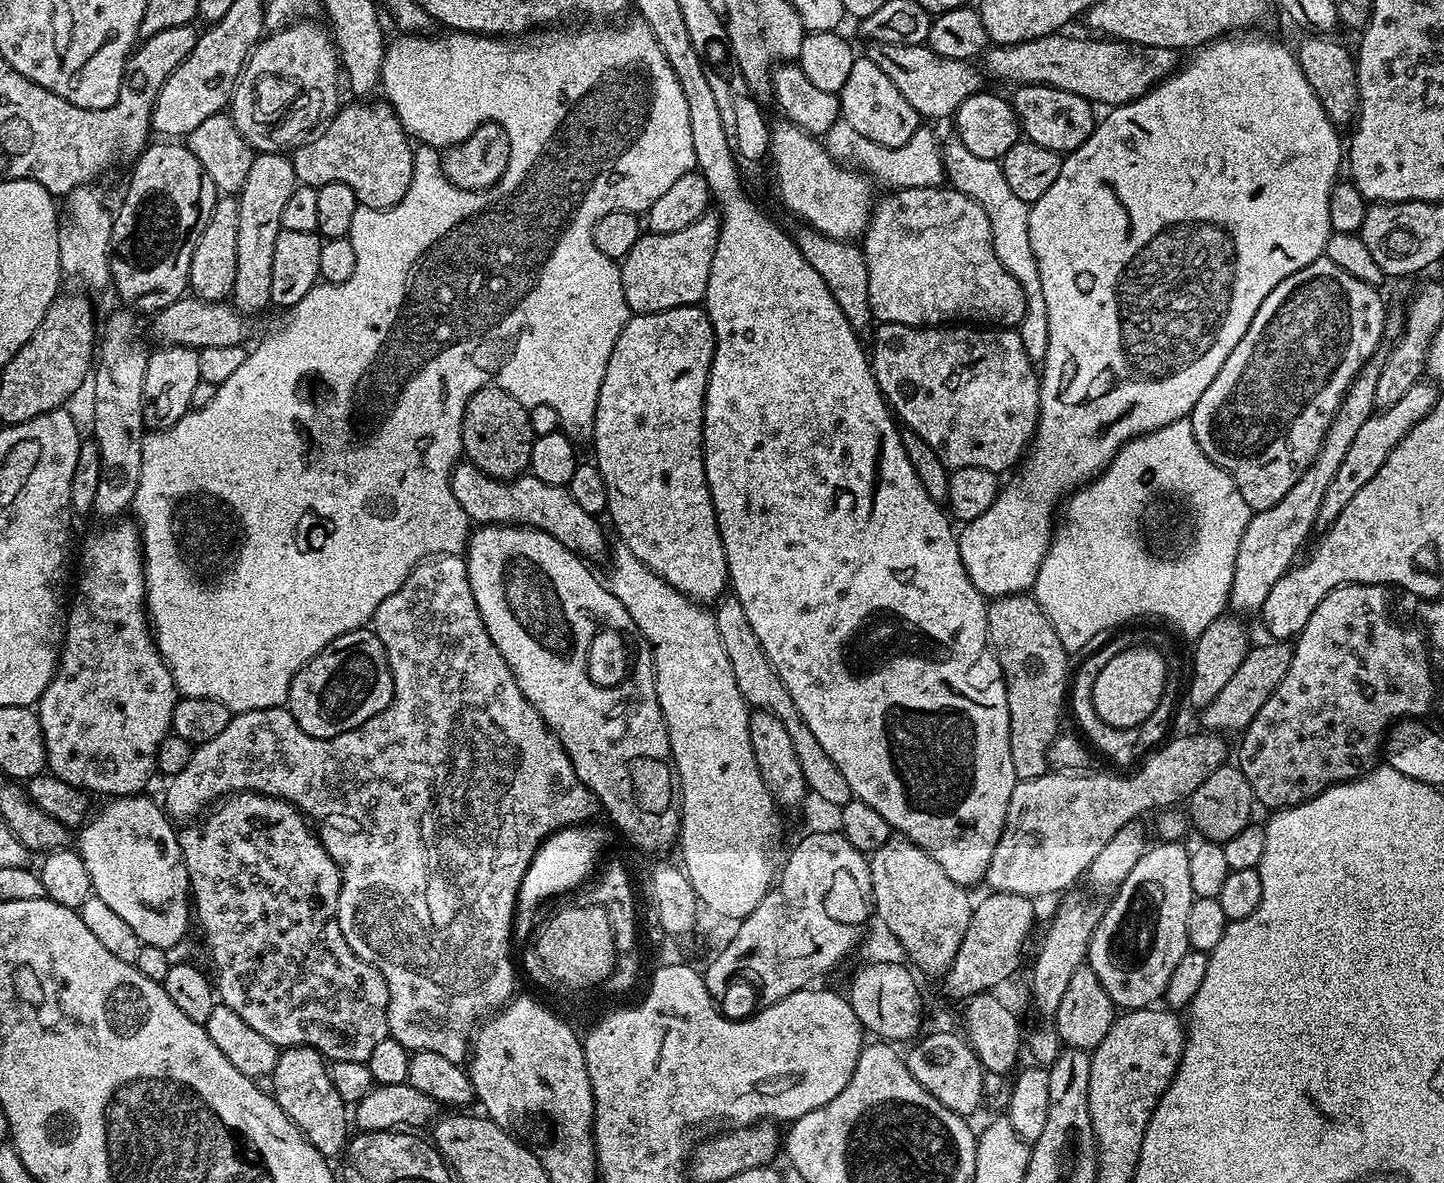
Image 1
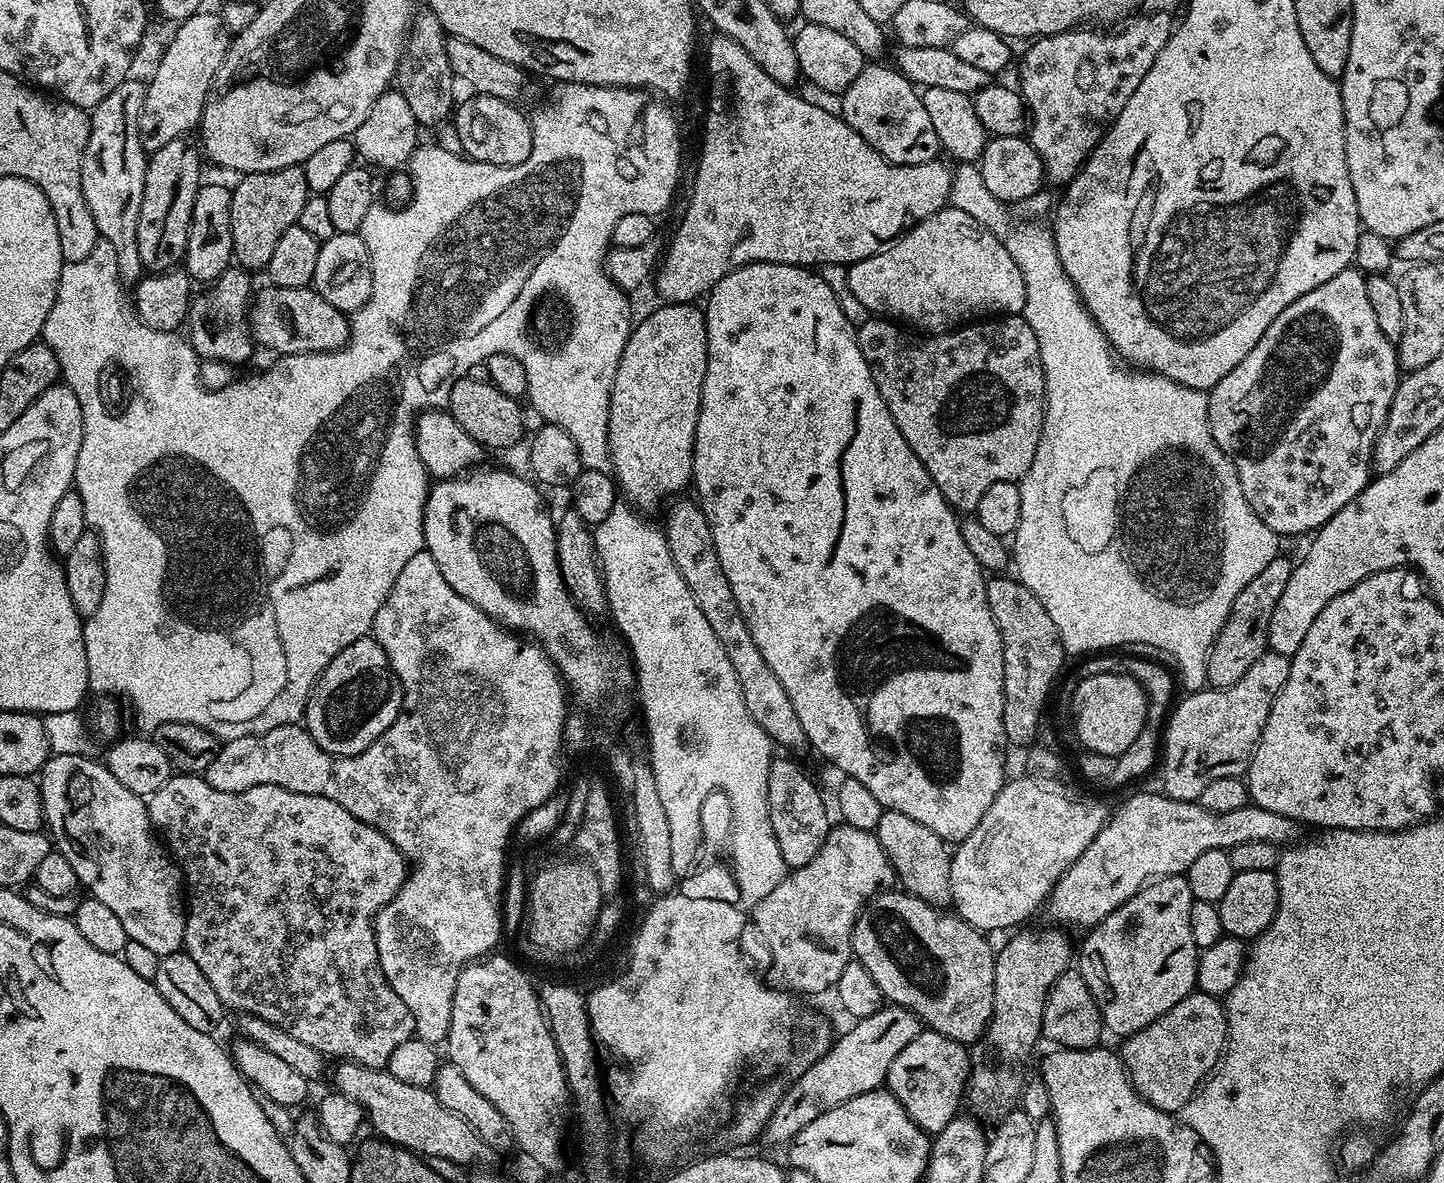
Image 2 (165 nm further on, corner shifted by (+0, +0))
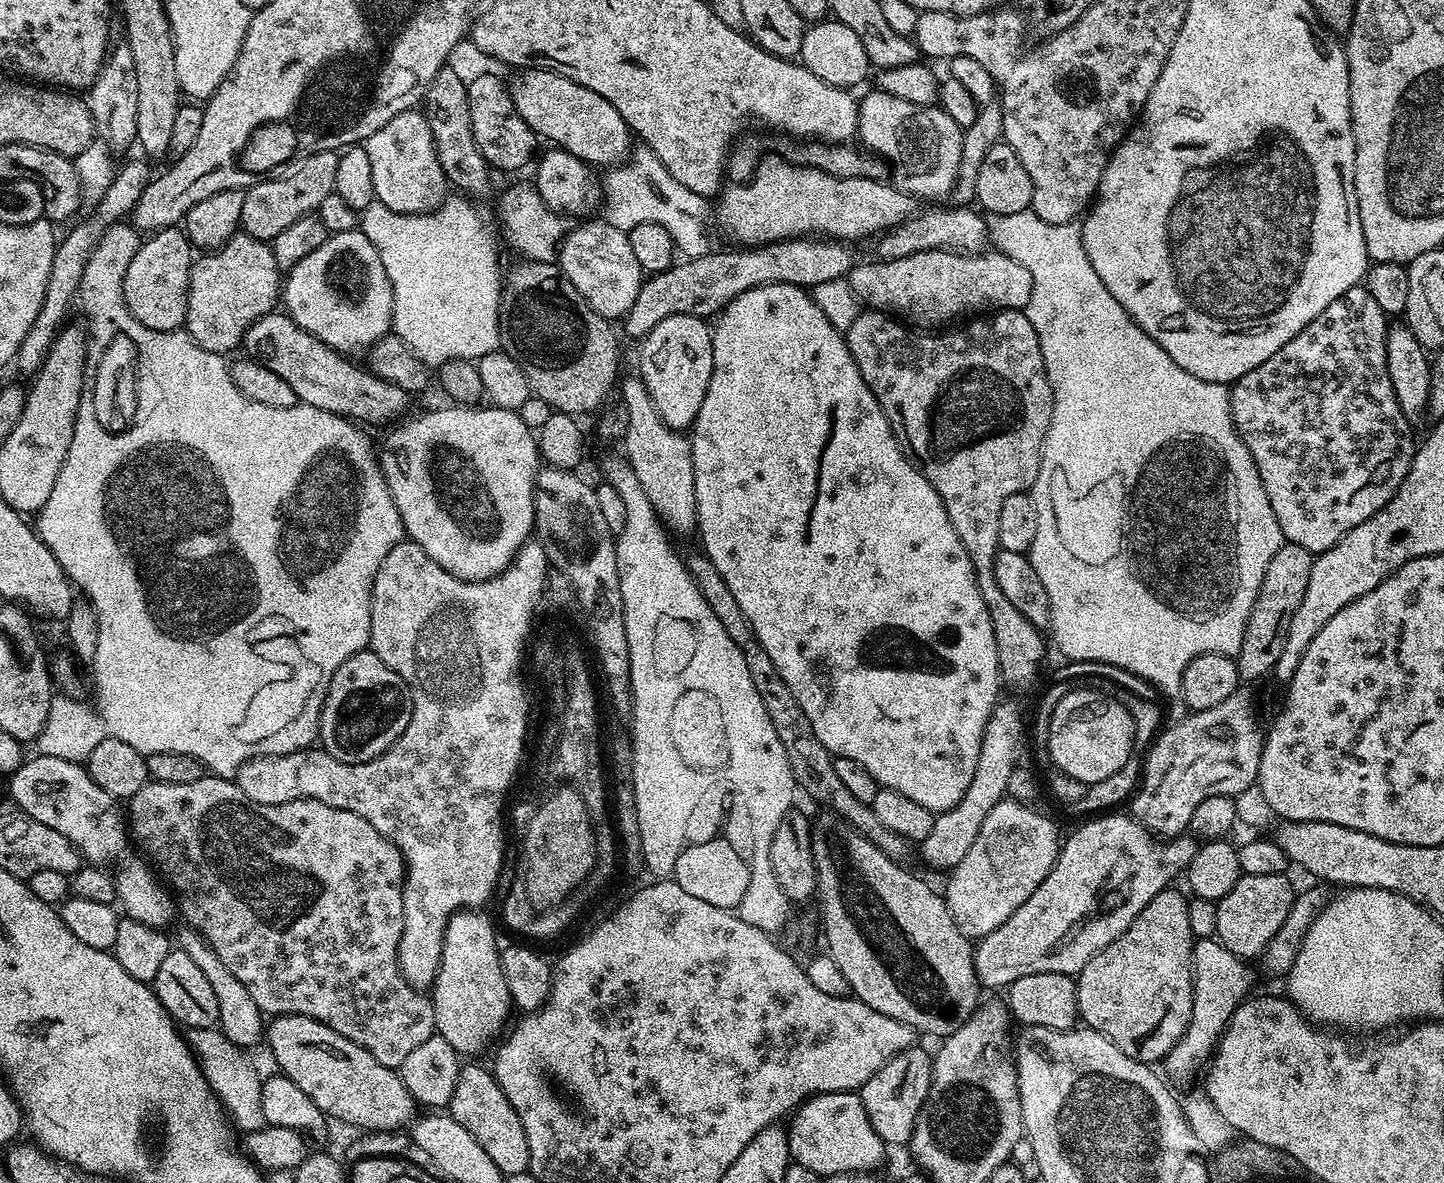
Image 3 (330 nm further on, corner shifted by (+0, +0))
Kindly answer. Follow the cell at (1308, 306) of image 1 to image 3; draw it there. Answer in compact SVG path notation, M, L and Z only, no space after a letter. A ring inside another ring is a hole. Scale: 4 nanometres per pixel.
M1357 286L1346 290L1346 294L1334 298L1334 302L1330 302L1330 306L1326 306L1326 310L1322 310L1322 314L1318 314L1318 318L1314 318L1310 326L1294 334L1294 338L1290 338L1290 342L1286 342L1286 346L1282 346L1278 354L1266 358L1262 366L1254 366L1250 374L1237 380L1230 388L1232 421L1246 450L1250 450L1254 458L1254 466L1262 478L1262 486L1266 486L1266 498L1270 498L1270 507L1274 509L1274 518L1278 518L1278 526L1282 526L1284 539L1289 544L1297 544L1310 550L1313 554L1330 550L1347 532L1354 530L1354 526L1378 514L1378 510L1382 510L1382 506L1386 506L1386 502L1396 496L1398 486L1404 481L1412 465L1414 440L1412 444L1412 436L1408 433L1410 421L1402 414L1398 398L1394 398L1394 386L1390 386L1390 370L1386 370L1386 338L1390 324L1384 320L1387 320L1386 313L1382 306L1378 306L1378 302L1374 302L1367 288Z

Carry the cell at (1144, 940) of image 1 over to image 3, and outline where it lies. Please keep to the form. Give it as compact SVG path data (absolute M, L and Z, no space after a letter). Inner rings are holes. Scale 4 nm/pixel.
M1165 890L1159 892L1154 898L1150 898L1150 902L1140 911L1138 918L1134 918L1134 922L1130 922L1128 929L1117 940L1110 942L1110 946L1106 946L1101 952L1089 958L1084 969L1075 977L1076 993L1080 999L1080 1020L1095 1032L1100 1032L1106 1038L1110 1038L1110 1042L1114 1042L1114 1046L1118 1046L1118 1050L1122 1050L1122 1054L1130 1054L1130 1058L1141 1060L1142 1063L1149 1066L1163 1061L1164 1057L1168 1055L1168 1051L1182 1038L1192 1013L1192 946L1194 937L1190 930L1188 900L1183 891L1181 891L1182 893L1172 891Z

